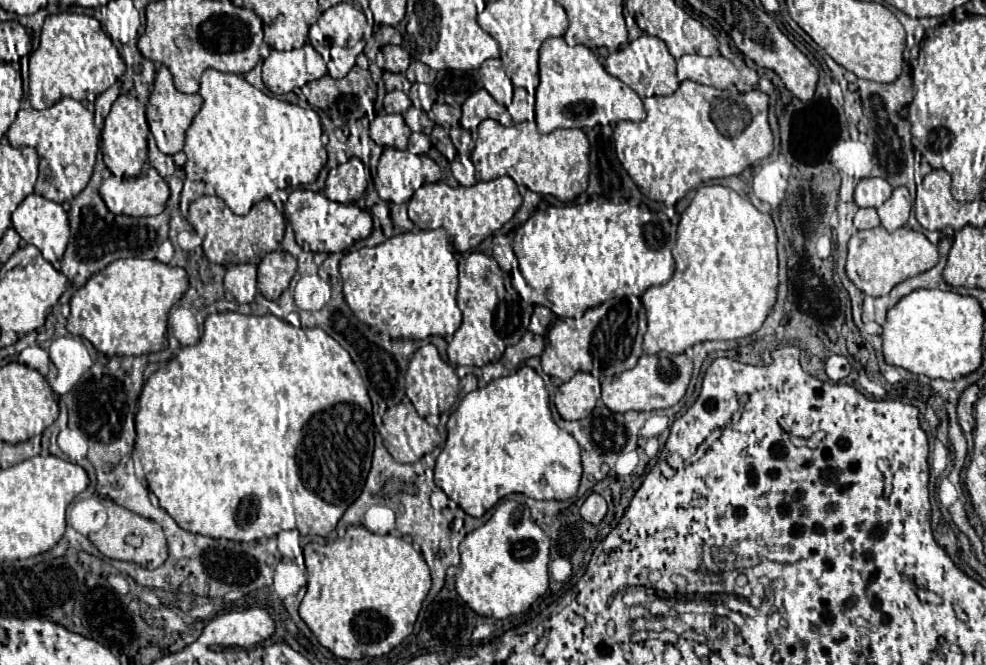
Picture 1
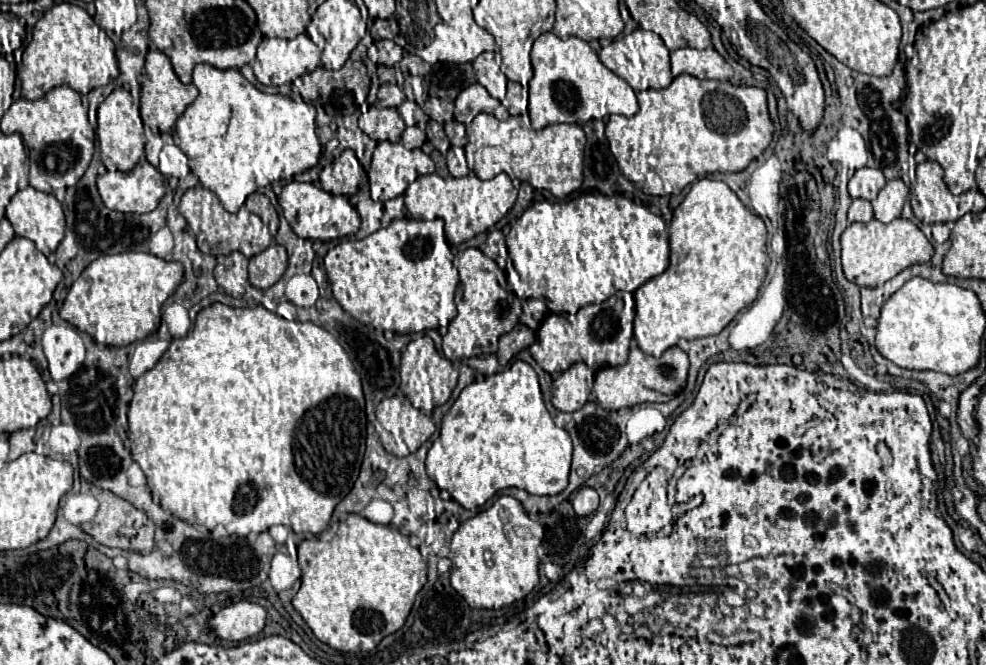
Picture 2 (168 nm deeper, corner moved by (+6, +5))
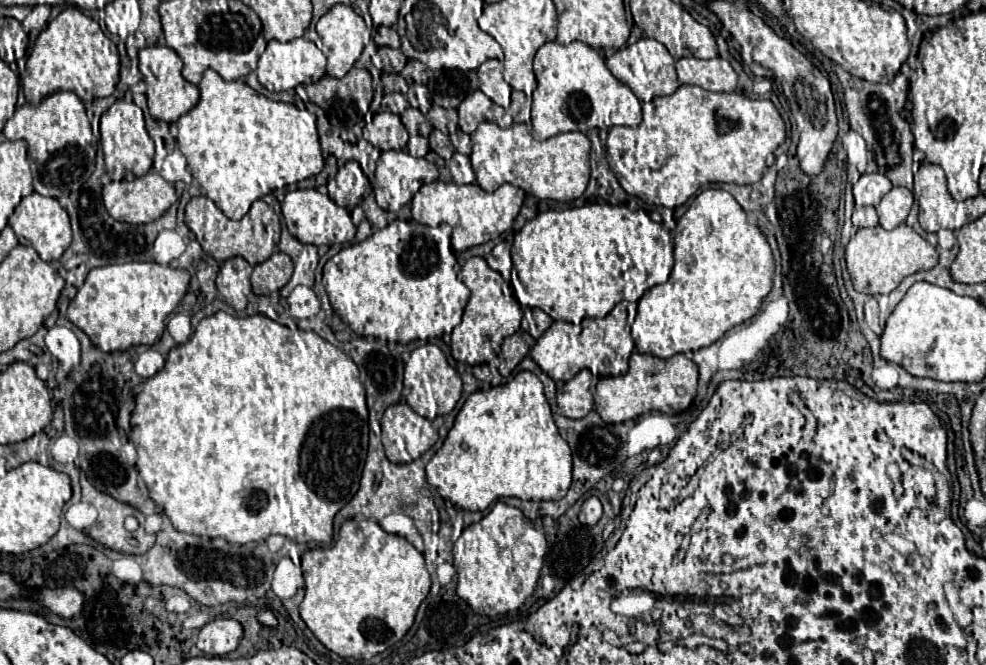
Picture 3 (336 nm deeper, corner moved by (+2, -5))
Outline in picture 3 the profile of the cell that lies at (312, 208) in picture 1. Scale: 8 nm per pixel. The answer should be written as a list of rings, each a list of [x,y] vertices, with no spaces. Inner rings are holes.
[[[318,190],[288,192],[282,202],[282,214],[284,214],[290,234],[294,234],[294,238],[298,238],[302,244],[312,244],[312,246],[348,244],[356,236],[356,226],[350,218],[350,212],[338,206],[336,202],[332,202],[328,196],[320,194]]]

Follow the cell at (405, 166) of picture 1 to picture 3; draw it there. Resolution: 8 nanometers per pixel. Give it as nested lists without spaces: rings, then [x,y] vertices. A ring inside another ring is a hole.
[[[388,150],[388,152],[382,152],[376,162],[374,196],[382,210],[386,210],[386,212],[400,210],[402,206],[406,206],[412,200],[412,196],[418,192],[418,188],[422,184],[430,184],[436,180],[438,180],[438,168],[432,162],[428,162],[426,158],[414,158],[402,150]]]

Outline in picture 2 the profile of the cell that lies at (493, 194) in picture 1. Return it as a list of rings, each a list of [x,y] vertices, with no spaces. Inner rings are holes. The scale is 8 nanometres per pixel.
[[[438,174],[418,176],[408,190],[404,192],[404,202],[408,212],[416,220],[434,220],[442,218],[446,238],[452,246],[458,246],[476,234],[492,228],[506,212],[514,206],[518,190],[512,186],[512,180],[506,174],[498,174],[492,180],[480,180],[476,174],[464,178],[440,178]]]

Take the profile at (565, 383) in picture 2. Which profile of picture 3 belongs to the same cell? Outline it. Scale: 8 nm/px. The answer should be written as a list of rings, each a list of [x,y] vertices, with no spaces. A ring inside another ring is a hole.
[[[590,370],[578,372],[572,380],[564,382],[558,392],[558,414],[566,418],[584,418],[594,408],[594,392],[598,378]]]

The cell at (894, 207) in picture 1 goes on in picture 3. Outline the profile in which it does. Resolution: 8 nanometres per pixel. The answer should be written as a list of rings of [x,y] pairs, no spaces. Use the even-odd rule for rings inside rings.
[[[892,188],[878,206],[880,226],[892,230],[900,226],[912,208],[912,192],[908,188]]]

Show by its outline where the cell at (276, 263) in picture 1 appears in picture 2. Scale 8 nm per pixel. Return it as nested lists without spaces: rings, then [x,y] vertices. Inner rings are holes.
[[[272,244],[264,252],[250,258],[250,284],[256,288],[270,288],[282,278],[286,268],[286,248],[282,248],[280,244]]]

